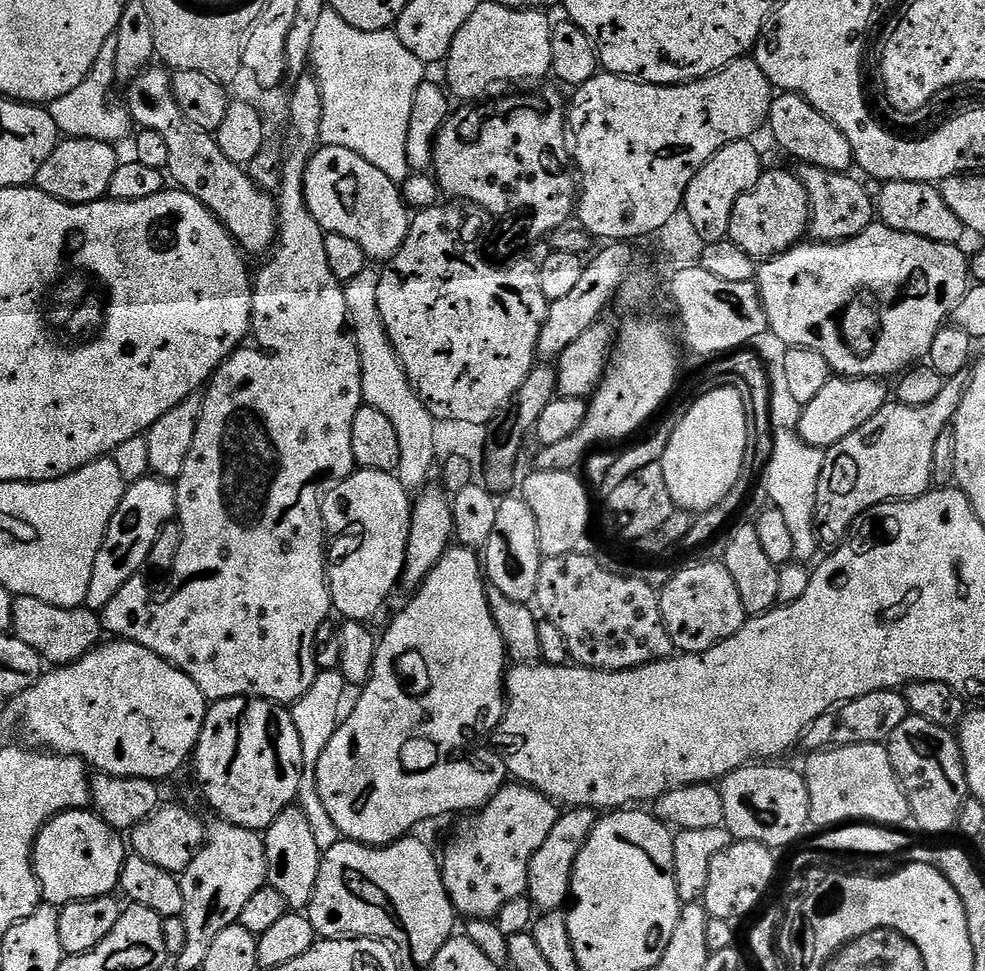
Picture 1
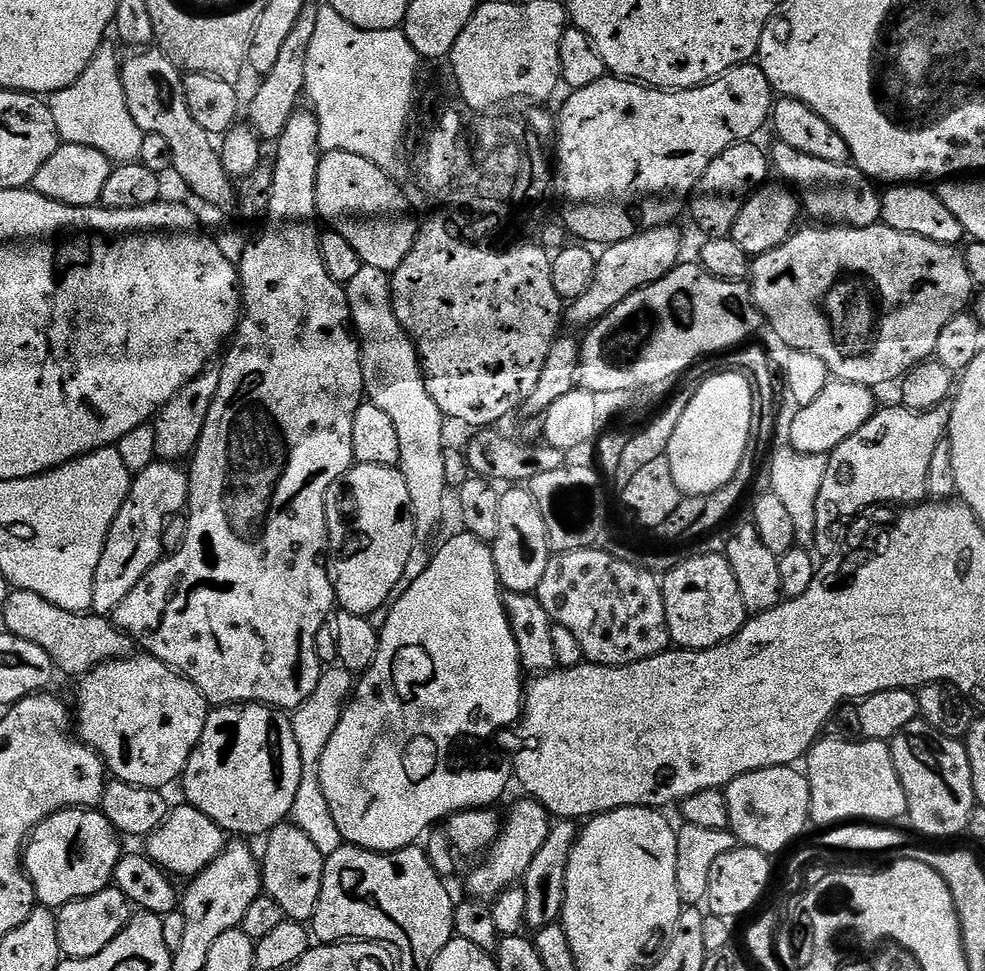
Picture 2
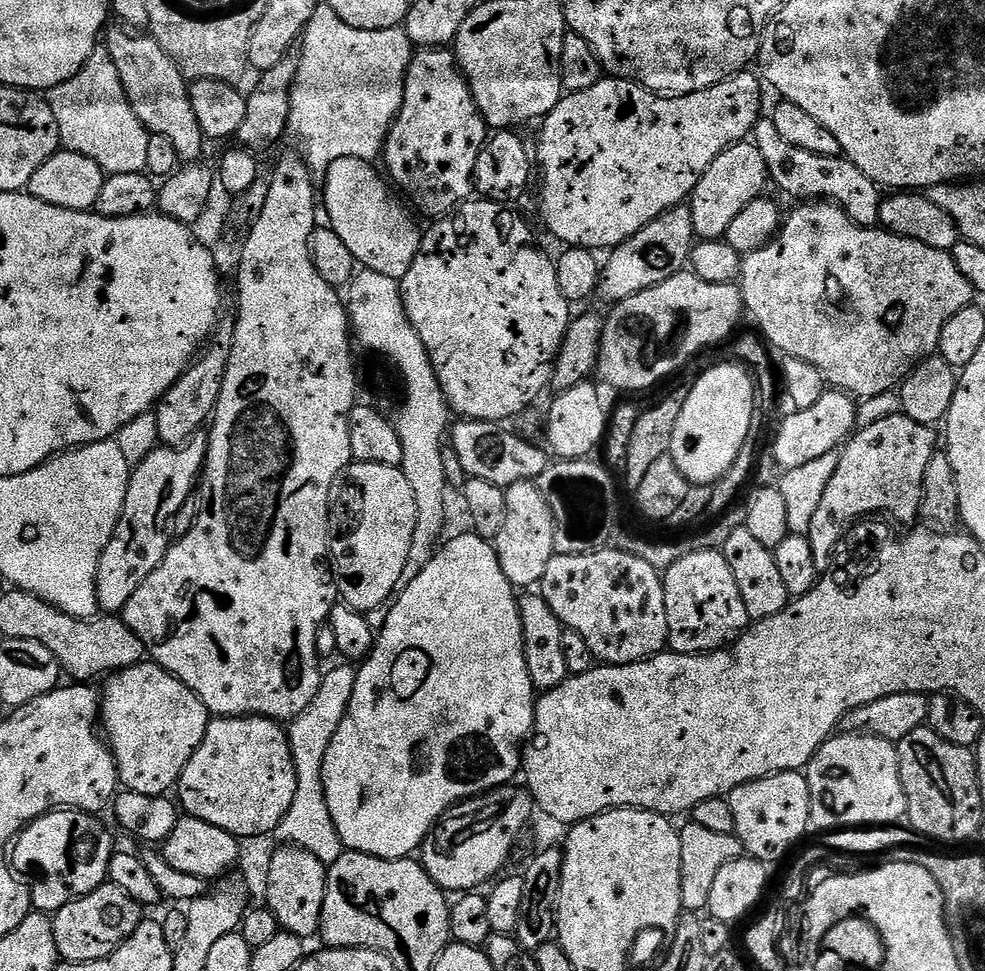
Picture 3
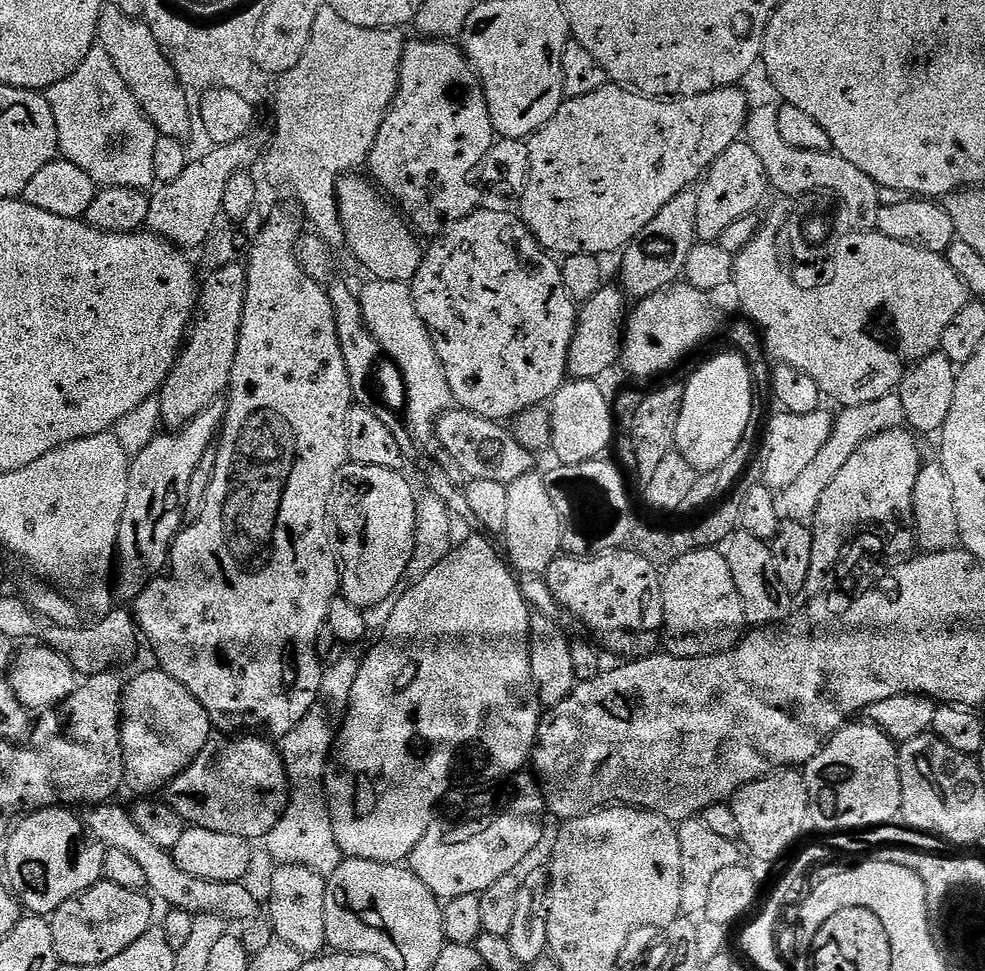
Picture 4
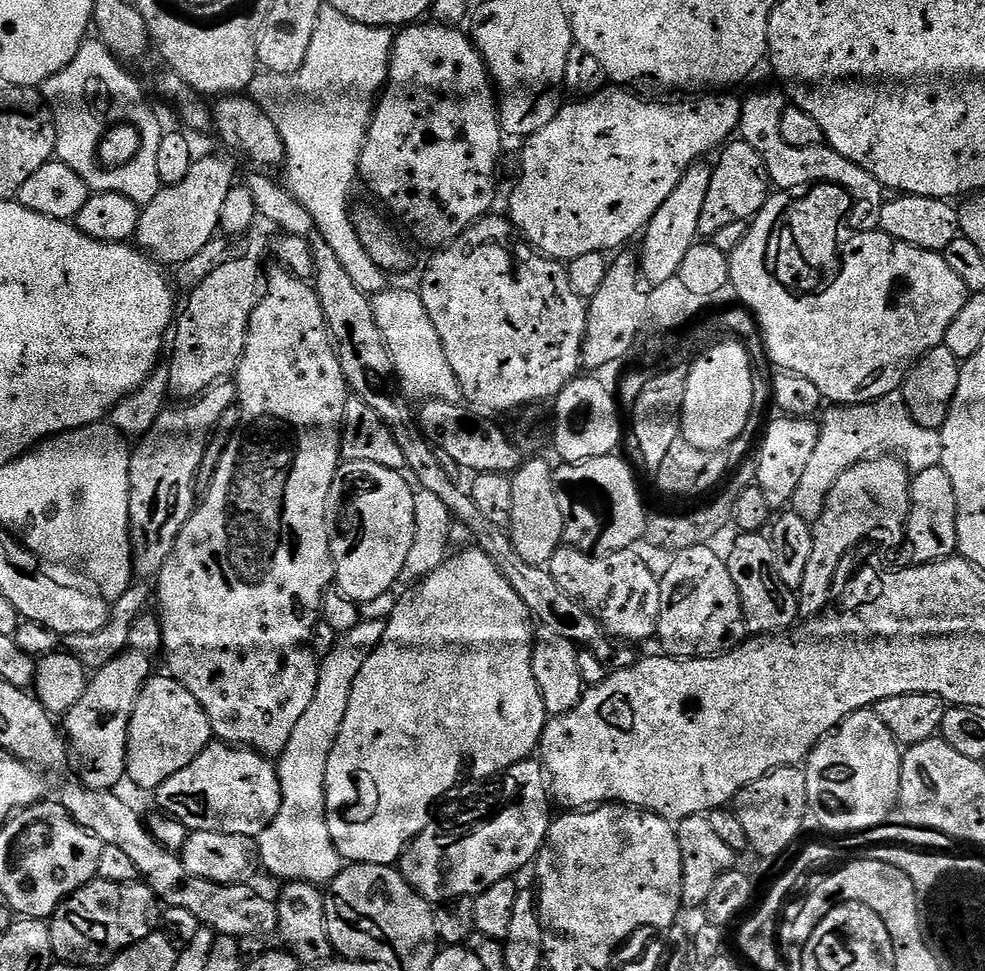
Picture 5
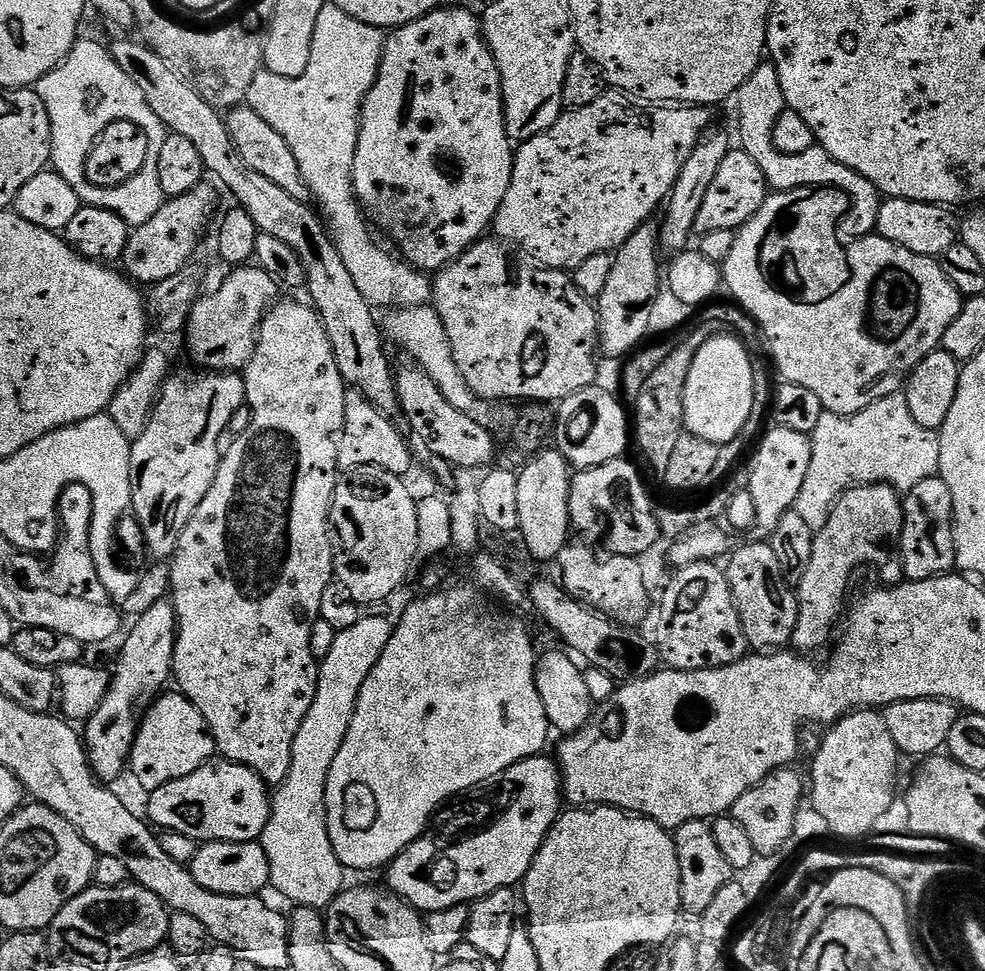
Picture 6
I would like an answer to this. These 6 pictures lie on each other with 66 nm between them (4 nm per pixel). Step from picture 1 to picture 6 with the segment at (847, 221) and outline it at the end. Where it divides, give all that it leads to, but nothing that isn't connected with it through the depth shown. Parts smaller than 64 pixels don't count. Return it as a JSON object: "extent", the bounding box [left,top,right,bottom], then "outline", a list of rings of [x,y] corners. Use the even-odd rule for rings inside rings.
{"extent":[734,62,882,222],"outline":[[[761,62],[742,82],[742,86],[736,91],[734,105],[736,104],[736,120],[740,123],[739,147],[754,162],[758,162],[762,174],[766,174],[766,182],[769,189],[777,192],[789,192],[799,188],[819,188],[821,186],[831,186],[839,188],[845,197],[852,199],[852,212],[860,220],[875,222],[878,218],[878,210],[882,203],[881,193],[876,191],[874,182],[867,180],[862,174],[850,170],[850,166],[842,166],[822,147],[814,147],[805,150],[802,154],[782,154],[778,146],[774,146],[774,122],[776,116],[782,114],[786,107],[784,95],[782,94],[782,82],[778,78],[776,65],[771,62]]]}

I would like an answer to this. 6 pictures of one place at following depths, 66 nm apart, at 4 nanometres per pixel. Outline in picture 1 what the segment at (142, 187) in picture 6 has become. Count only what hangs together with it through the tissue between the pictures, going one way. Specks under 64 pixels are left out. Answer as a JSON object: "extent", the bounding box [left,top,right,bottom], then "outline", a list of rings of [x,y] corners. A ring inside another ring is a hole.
{"extent":[47,36,130,142],"outline":[[[115,36],[106,38],[106,46],[102,46],[102,54],[94,58],[94,66],[90,74],[82,82],[82,86],[74,86],[70,94],[62,94],[62,98],[52,101],[47,105],[54,122],[60,127],[65,137],[78,140],[107,140],[117,142],[128,136],[130,117],[123,107],[112,104],[112,84],[117,83],[114,70],[114,58],[118,54],[118,42]]]}

